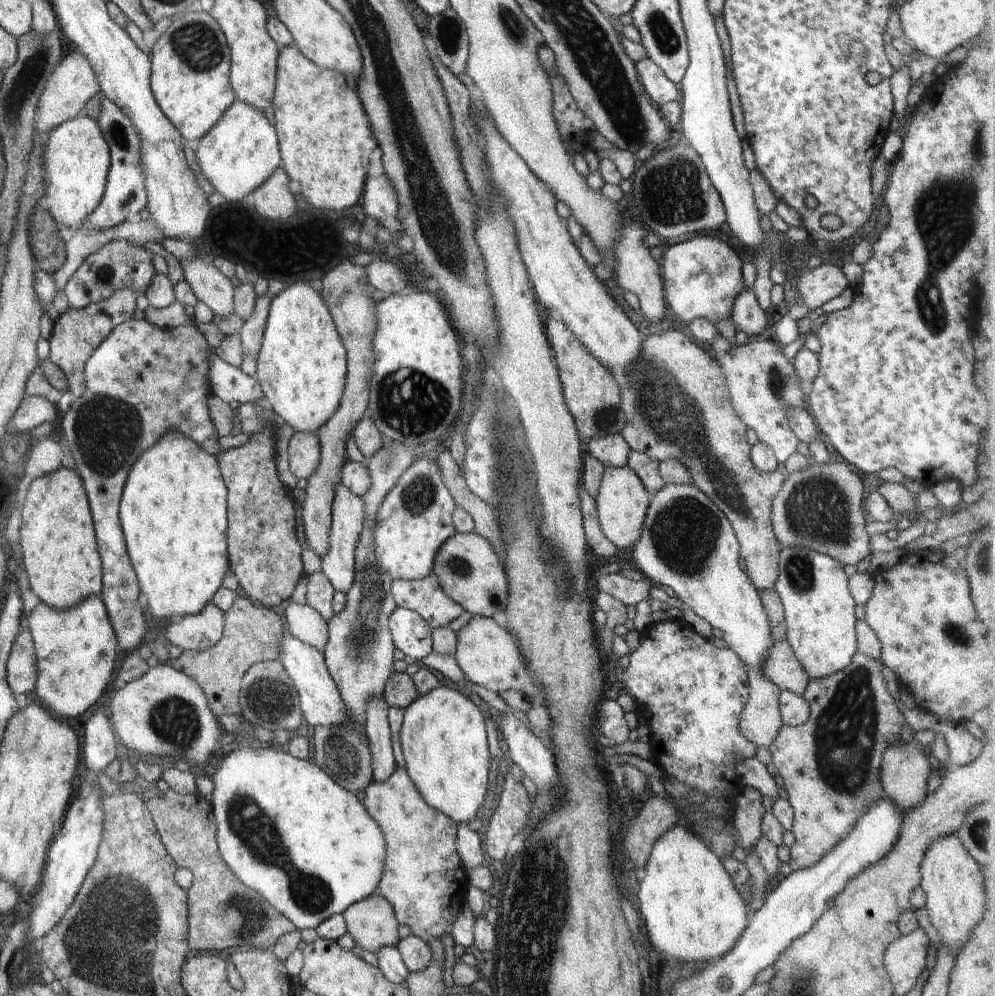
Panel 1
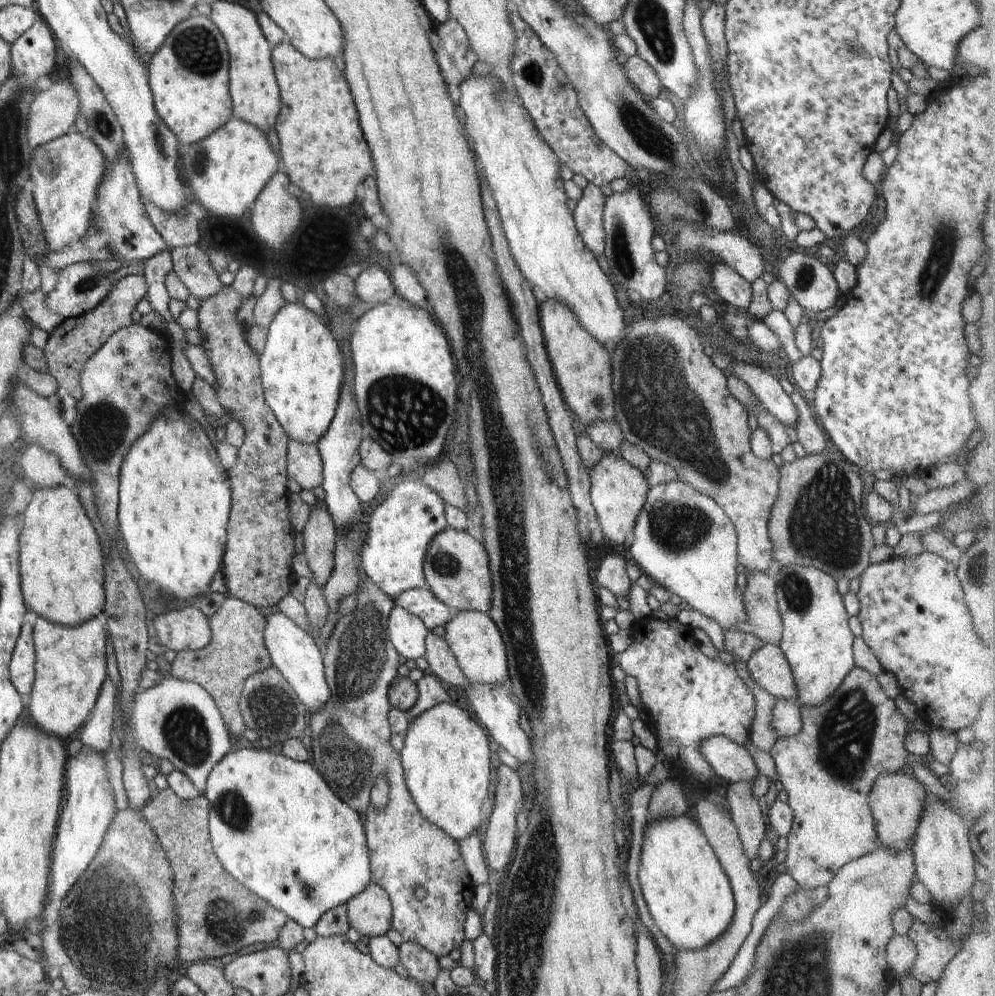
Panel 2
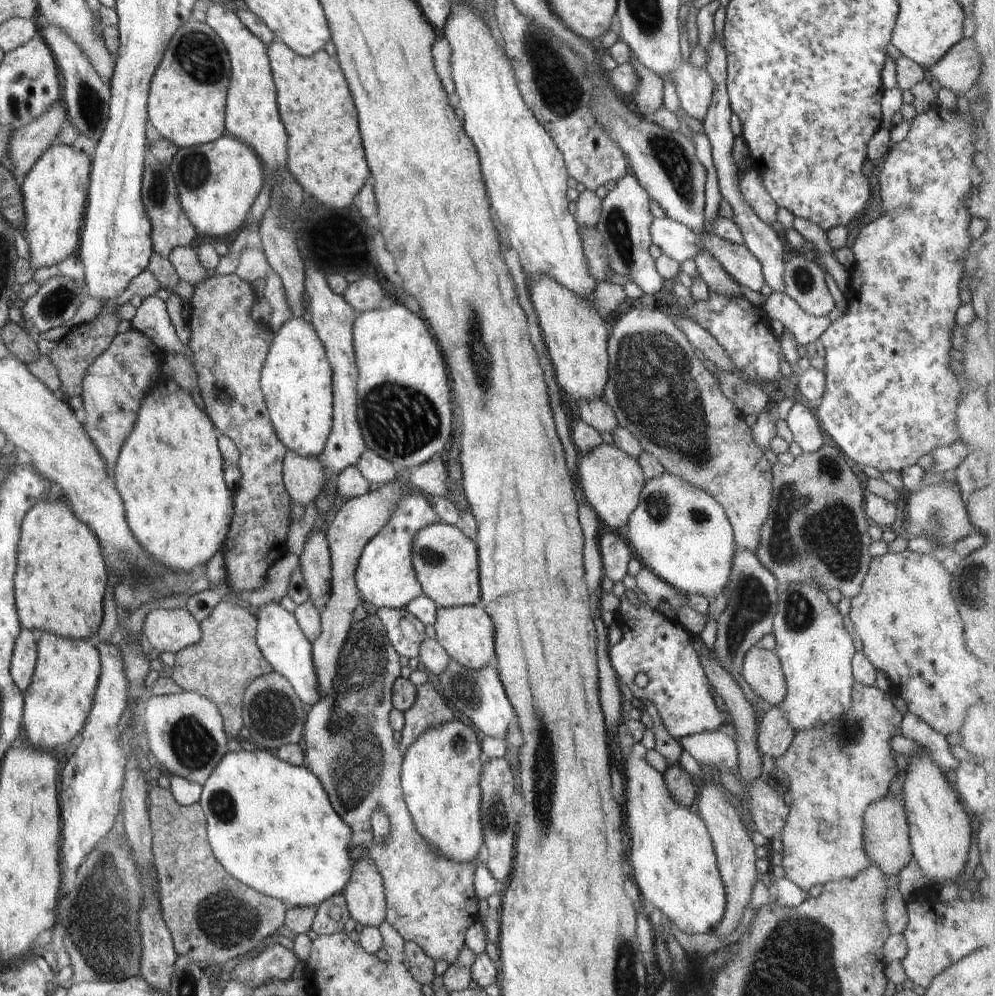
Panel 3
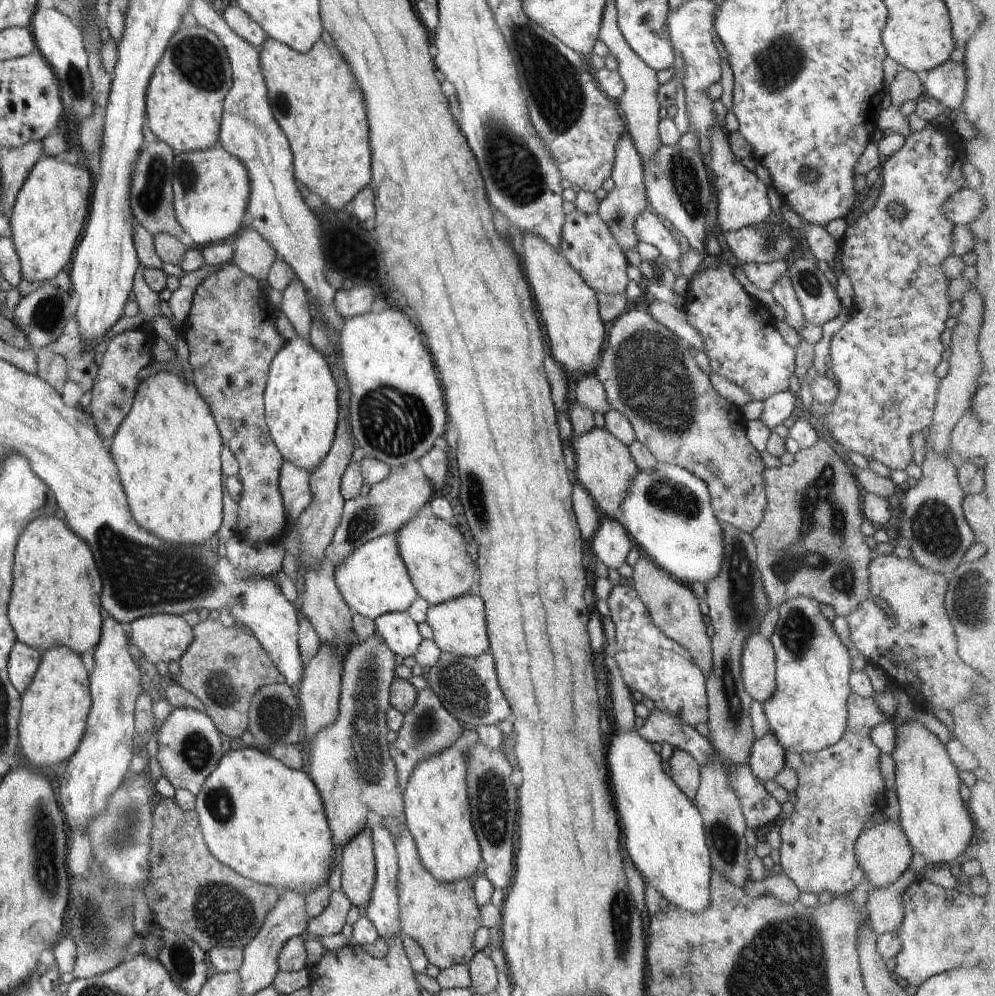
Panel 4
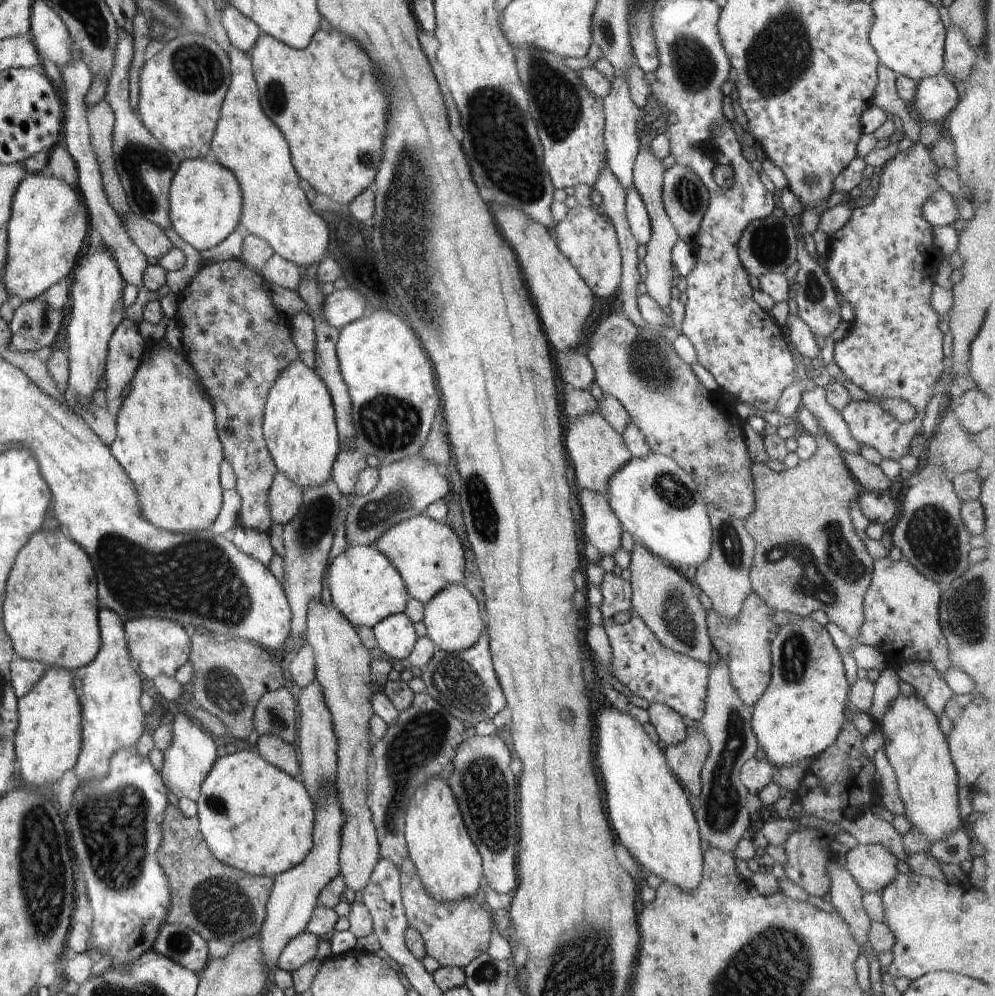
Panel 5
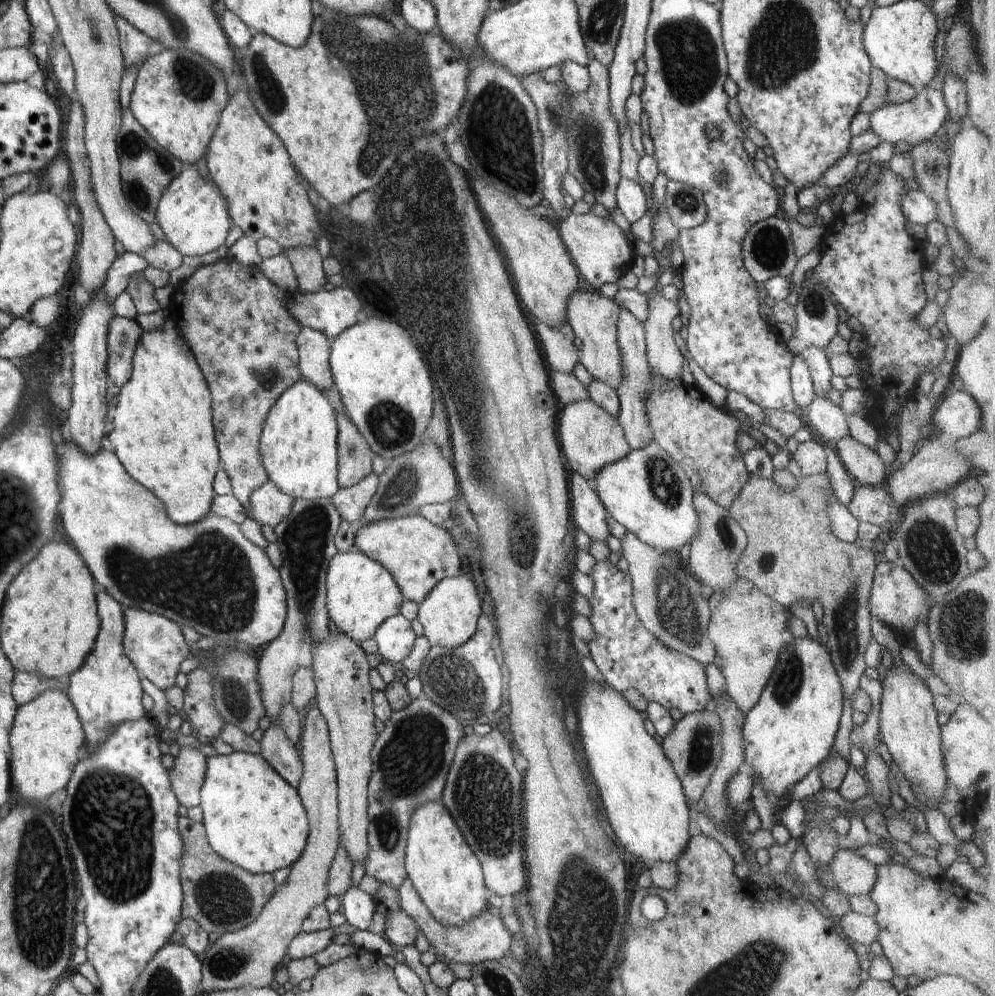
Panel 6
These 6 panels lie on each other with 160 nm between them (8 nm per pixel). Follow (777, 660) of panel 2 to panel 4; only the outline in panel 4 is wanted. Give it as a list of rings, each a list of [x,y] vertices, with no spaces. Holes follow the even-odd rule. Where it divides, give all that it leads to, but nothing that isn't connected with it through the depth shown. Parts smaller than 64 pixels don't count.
[[[754,631],[743,642],[740,664],[746,692],[759,703],[770,700],[776,688],[775,652],[759,631]]]

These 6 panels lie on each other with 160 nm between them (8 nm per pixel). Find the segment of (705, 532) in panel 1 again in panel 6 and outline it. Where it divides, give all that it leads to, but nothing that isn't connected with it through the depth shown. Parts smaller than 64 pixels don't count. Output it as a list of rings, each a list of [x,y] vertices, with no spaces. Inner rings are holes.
[[[654,440],[642,449],[631,448],[622,460],[603,466],[593,488],[607,514],[654,548],[679,552],[697,533],[699,518],[693,507],[691,482],[678,462]]]

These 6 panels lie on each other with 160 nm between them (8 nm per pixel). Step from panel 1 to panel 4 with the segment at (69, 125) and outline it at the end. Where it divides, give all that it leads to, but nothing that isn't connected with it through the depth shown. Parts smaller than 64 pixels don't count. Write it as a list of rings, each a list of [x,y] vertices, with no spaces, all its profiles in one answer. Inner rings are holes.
[[[54,157],[41,158],[24,181],[9,216],[11,241],[14,243],[20,264],[21,280],[48,284],[61,270],[70,267],[77,244],[81,239],[90,209],[94,177],[85,164],[71,165]]]

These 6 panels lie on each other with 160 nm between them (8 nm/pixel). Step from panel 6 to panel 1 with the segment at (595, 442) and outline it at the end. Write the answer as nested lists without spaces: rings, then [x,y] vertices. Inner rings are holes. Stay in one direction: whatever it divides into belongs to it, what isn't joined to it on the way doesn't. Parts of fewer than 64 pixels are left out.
[[[628,466],[605,467],[595,501],[601,531],[618,549],[630,548],[641,535],[651,496],[638,475]]]

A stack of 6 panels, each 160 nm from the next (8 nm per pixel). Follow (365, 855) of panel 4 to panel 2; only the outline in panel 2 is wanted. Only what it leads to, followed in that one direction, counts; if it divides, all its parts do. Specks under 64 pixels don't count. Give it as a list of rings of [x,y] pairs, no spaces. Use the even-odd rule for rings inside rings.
[[[370,883],[346,903],[349,926],[369,937],[385,935],[391,928],[392,905],[388,893]]]

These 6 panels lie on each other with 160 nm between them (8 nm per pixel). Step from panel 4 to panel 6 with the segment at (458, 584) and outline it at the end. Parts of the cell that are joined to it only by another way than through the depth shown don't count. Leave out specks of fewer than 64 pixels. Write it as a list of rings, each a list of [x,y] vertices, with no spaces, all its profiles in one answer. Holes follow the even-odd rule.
[[[420,514],[382,519],[369,524],[360,522],[355,530],[353,548],[385,566],[403,597],[417,603],[422,602],[443,578],[460,575],[460,560],[450,534]]]

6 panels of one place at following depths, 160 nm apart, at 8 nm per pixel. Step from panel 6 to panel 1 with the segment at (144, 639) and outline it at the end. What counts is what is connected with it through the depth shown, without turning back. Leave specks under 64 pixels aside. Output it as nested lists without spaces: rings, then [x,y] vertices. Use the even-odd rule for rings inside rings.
[[[208,602],[198,614],[184,615],[182,620],[172,623],[166,630],[166,638],[182,650],[200,653],[212,648],[223,637],[224,630],[224,613]]]

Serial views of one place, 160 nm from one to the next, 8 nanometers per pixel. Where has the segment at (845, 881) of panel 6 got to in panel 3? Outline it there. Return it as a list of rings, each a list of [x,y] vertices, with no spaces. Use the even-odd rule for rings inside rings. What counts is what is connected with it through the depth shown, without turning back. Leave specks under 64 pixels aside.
[[[888,794],[881,801],[872,803],[866,809],[863,823],[864,850],[870,862],[879,867],[887,877],[896,879],[900,870],[913,858],[902,796]]]

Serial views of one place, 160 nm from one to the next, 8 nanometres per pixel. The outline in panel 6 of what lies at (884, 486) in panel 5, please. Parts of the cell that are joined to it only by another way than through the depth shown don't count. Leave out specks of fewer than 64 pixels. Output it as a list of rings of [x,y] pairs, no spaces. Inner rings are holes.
[[[850,435],[837,440],[835,451],[852,478],[868,486],[883,485],[890,469],[876,451]]]

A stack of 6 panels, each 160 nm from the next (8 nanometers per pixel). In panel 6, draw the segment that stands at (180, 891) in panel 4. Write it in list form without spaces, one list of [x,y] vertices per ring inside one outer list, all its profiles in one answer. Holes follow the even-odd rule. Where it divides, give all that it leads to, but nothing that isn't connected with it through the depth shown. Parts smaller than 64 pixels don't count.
[[[179,817],[183,840],[180,880],[183,888],[181,918],[194,919],[208,934],[218,936],[251,925],[276,890],[273,873],[255,875],[227,861],[210,846],[202,823]]]

